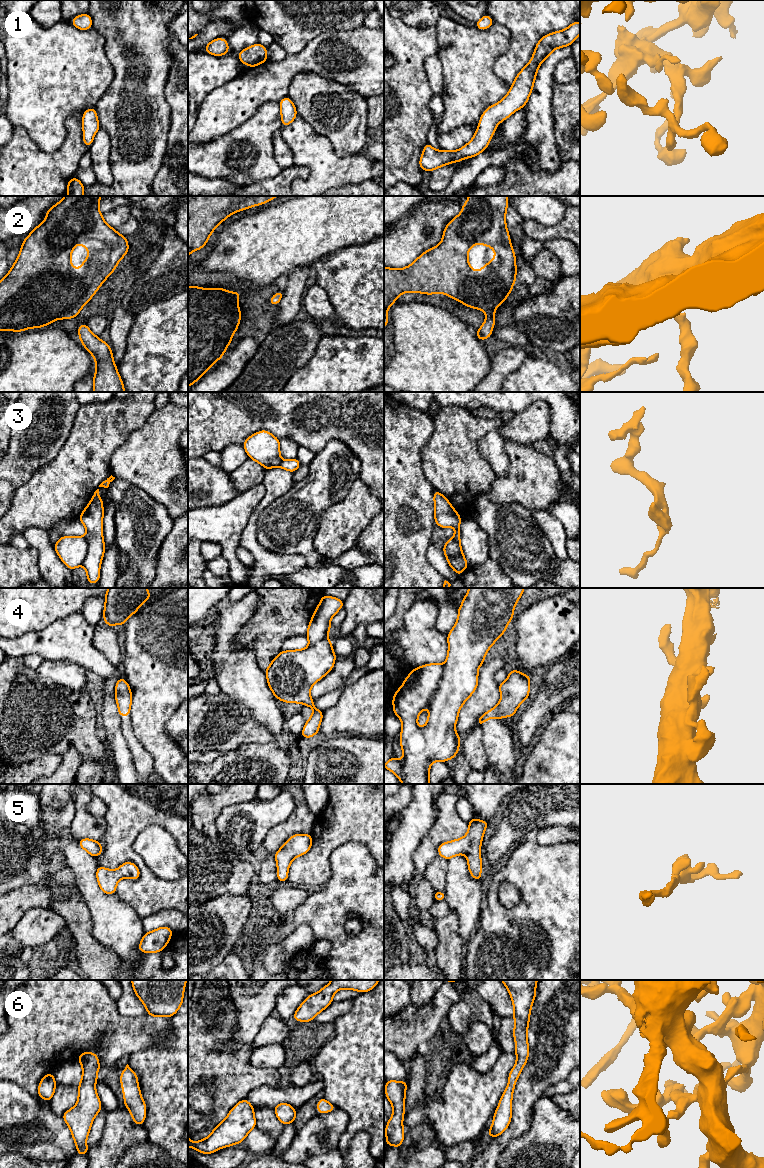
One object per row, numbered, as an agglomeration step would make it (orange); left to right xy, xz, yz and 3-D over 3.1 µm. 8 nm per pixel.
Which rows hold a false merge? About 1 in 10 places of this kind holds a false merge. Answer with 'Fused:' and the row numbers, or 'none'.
Fused: none

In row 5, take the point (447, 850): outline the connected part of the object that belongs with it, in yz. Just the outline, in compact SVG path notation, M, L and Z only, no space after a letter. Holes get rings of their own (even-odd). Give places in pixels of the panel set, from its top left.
M472 818L468 823L467 834L460 839L443 842L438 846L438 855L446 860L460 854L465 854L470 875L477 881L481 880L482 859L480 857L481 843L489 821Z

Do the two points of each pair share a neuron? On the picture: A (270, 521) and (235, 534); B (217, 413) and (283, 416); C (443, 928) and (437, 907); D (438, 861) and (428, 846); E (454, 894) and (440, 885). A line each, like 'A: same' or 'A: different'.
A: different
B: same
C: different
D: different
E: different

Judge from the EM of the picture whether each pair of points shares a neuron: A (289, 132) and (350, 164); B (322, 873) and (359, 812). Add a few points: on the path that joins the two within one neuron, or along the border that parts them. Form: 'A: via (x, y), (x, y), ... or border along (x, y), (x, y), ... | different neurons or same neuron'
A: via (304, 142), (326, 164), (335, 164) | same neuron
B: via (322, 858), (322, 849), (344, 827) | same neuron

